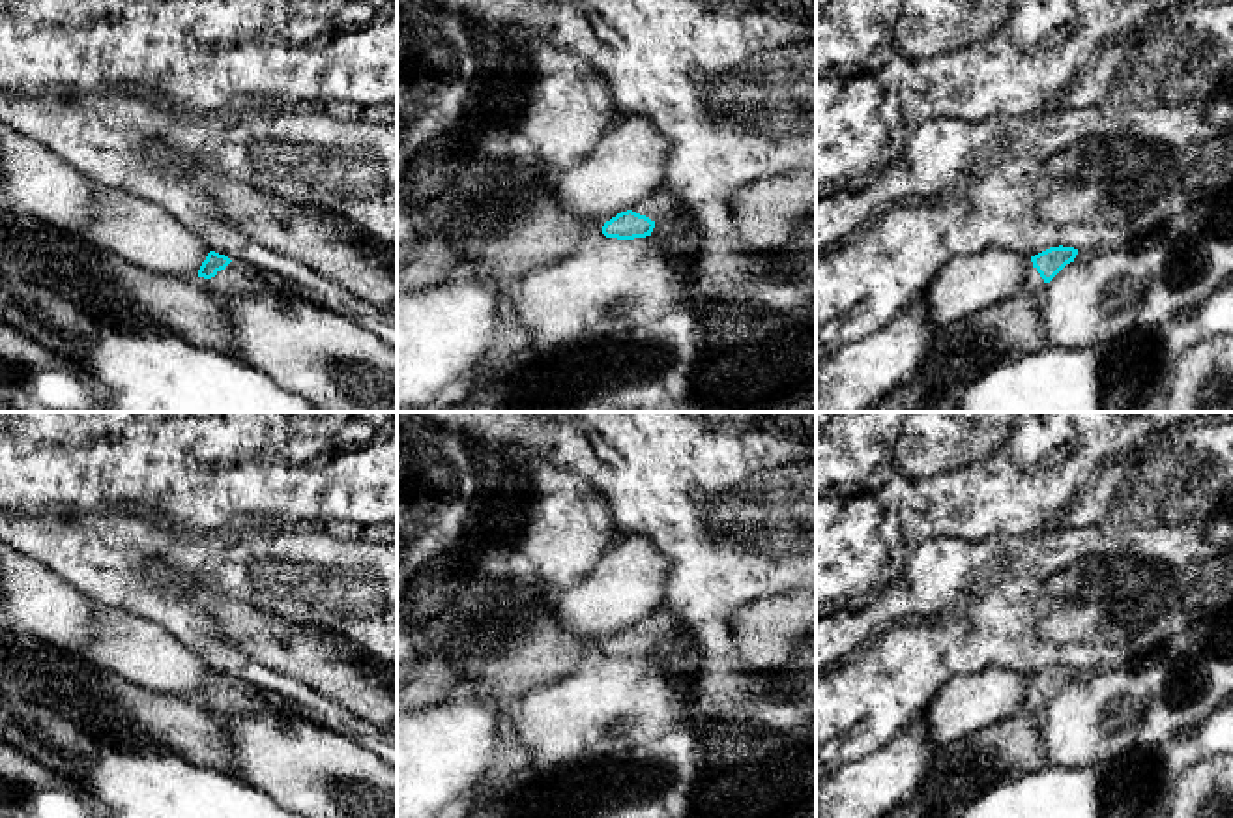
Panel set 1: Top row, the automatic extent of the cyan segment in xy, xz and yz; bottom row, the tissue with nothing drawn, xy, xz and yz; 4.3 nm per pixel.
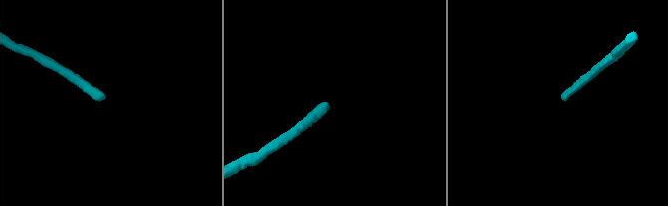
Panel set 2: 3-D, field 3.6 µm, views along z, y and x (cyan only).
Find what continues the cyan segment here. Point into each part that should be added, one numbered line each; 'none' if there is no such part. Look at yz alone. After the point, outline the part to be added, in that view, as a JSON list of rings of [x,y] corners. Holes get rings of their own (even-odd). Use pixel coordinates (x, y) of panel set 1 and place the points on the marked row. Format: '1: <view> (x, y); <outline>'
1: yz (1033, 283); [[[1029,266],[1025,270],[1020,292],[1029,294],[1029,296],[1037,296],[1044,290],[1044,279],[1040,277],[1040,273],[1037,271],[1037,268]]]

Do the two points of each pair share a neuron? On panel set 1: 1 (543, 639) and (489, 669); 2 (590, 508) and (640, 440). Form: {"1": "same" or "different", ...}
{"1": "same", "2": "different"}

